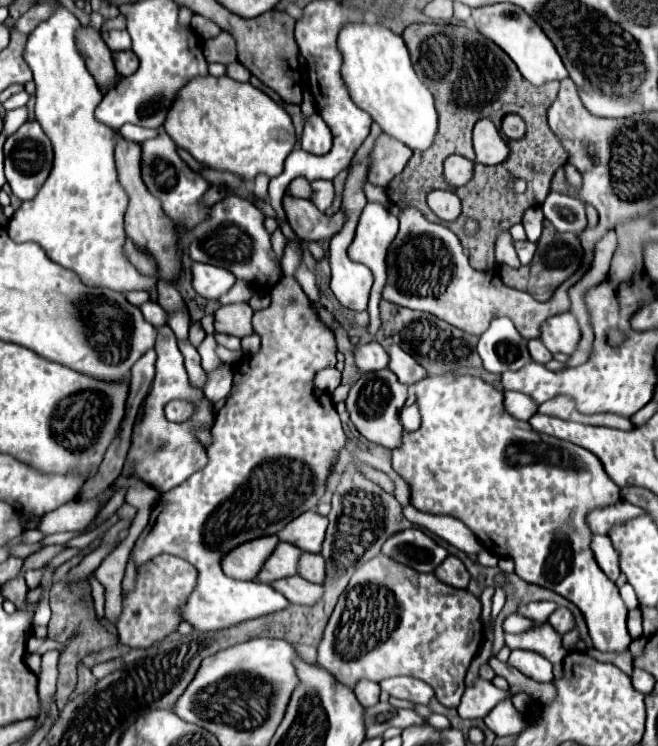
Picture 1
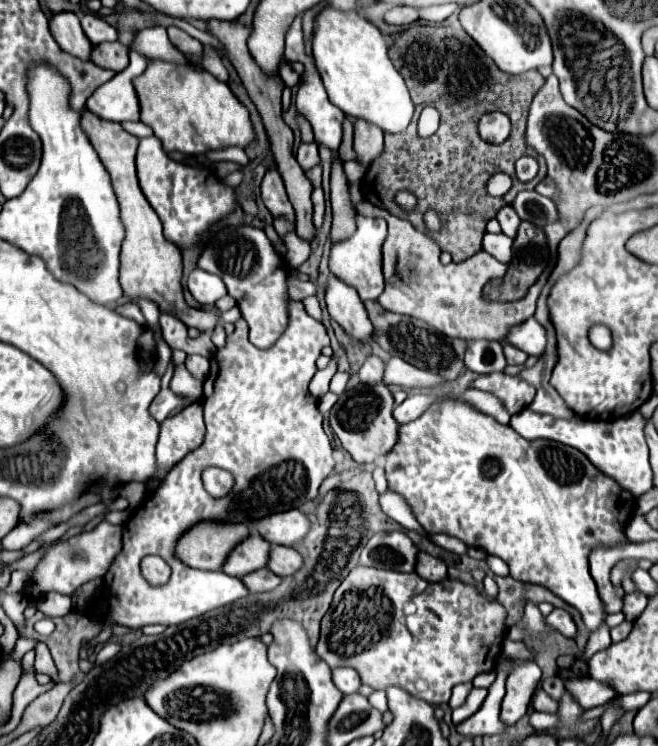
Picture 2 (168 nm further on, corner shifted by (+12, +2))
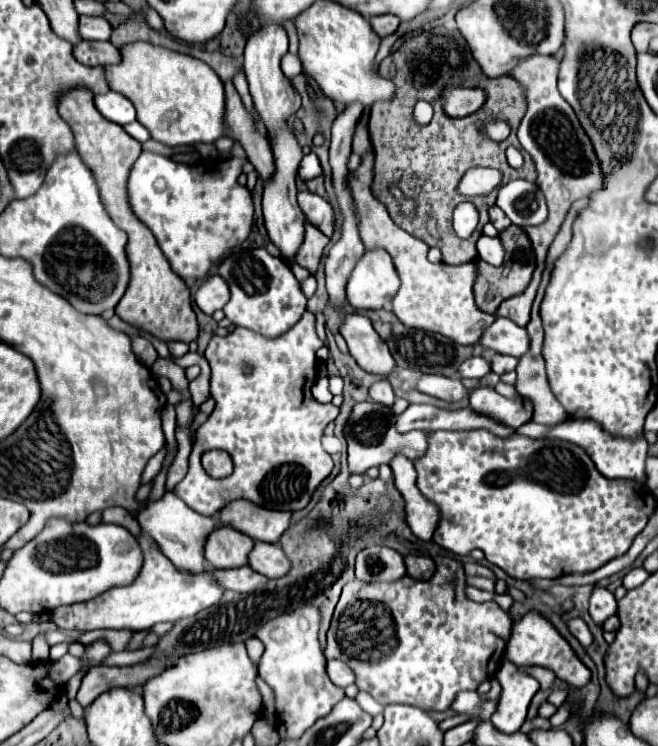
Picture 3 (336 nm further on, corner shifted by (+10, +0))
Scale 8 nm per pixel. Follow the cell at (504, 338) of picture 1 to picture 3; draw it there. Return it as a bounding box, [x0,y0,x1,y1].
[458,356,492,380]

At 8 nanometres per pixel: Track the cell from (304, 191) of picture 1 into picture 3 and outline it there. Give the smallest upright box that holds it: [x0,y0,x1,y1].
[296,222,328,274]

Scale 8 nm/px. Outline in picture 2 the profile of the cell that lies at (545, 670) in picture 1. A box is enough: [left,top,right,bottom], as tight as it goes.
[500,664,542,726]

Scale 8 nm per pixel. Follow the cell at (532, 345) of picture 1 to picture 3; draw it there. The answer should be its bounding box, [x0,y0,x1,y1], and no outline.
[490,354,518,376]

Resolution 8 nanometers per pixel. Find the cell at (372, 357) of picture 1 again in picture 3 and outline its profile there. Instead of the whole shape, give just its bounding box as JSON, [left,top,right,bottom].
[370,378,395,407]

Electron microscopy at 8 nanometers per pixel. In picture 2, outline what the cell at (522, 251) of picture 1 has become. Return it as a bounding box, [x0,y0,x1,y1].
[482,234,512,264]

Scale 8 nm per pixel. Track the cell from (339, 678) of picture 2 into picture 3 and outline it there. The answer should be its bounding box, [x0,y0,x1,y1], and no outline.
[326,660,356,688]

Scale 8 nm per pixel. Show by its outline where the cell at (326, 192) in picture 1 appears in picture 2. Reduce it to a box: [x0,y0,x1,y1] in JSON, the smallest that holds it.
[312,188,324,228]

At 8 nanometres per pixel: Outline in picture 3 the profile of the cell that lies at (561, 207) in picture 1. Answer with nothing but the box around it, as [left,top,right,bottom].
[496,180,548,226]

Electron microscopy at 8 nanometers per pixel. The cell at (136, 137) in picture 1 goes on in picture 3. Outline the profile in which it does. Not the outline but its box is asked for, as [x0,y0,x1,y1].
[124,122,150,142]

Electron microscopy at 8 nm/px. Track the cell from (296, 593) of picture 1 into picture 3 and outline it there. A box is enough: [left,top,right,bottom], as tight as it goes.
[212,566,268,592]

